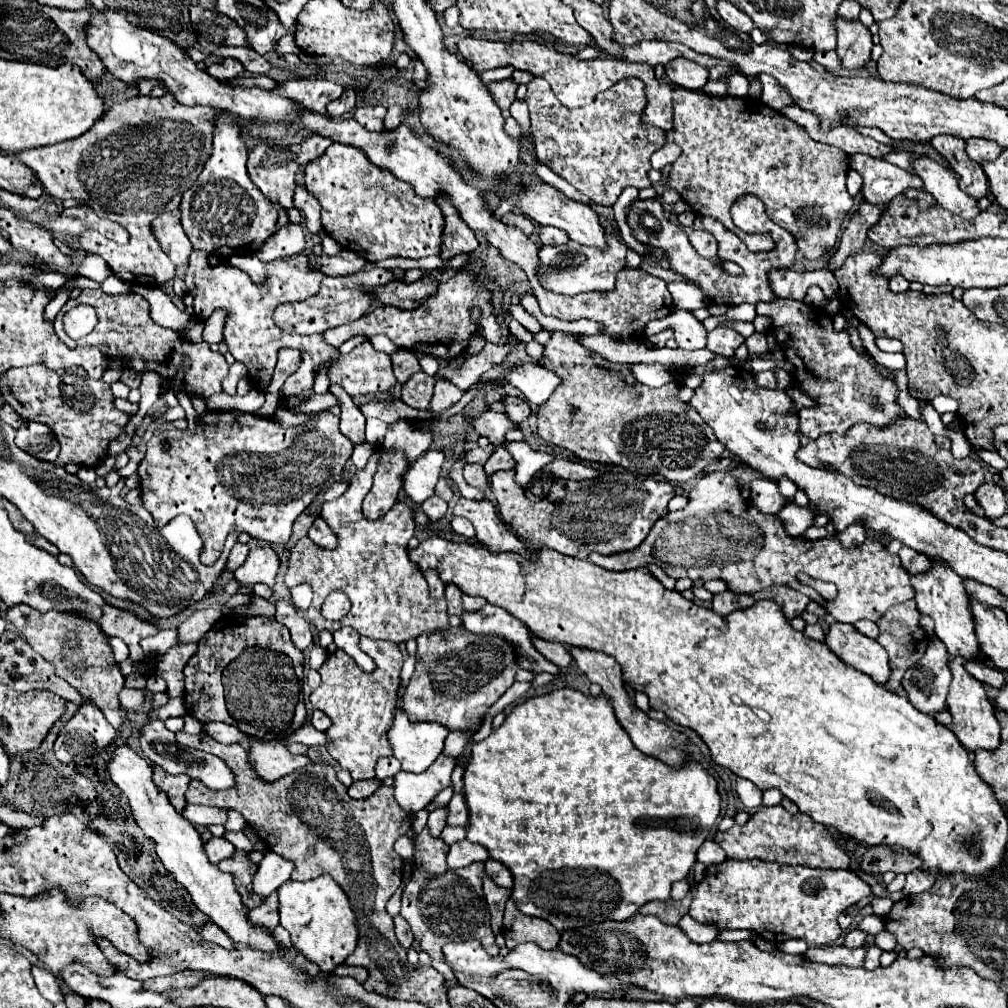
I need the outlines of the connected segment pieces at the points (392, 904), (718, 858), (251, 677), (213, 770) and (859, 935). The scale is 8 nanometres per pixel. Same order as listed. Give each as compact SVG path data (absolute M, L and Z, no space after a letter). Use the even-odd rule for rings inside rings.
M403 878L403 882L401 882L401 890L399 892L395 892L391 898L389 898L389 902L387 902L387 912L391 914L391 916L395 916L395 914L399 914L399 908L401 908L401 894L403 894L403 888L405 888L407 882L405 878Z
M705 840L703 846L699 848L699 856L697 860L703 862L705 866L711 866L711 864L721 864L725 860L725 852L719 848L719 844L711 842L711 840Z
M229 614L223 616L199 640L197 654L185 666L185 708L199 722L225 722L257 740L283 740L293 728L295 706L301 698L304 655L293 646L289 630L275 618Z
M145 720L141 730L139 730L139 742L141 742L141 750L145 754L147 760L155 762L157 766L161 766L163 770L167 770L169 774L189 774L191 778L201 780L203 784L207 784L211 790L227 790L235 784L235 776L231 774L231 770L217 758L211 756L207 752L197 752L197 750L187 750L187 748L179 748L175 734L169 732L165 728L165 724L161 720Z
M851 930L851 932L847 932L845 934L845 944L843 946L847 946L847 948L861 948L865 942L867 942L867 932L863 932L863 930Z

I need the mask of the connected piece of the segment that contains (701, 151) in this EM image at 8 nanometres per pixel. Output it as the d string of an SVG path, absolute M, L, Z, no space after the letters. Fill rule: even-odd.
M673 90L675 124L667 140L679 144L683 154L671 166L663 188L673 188L695 214L709 214L733 230L749 250L771 250L775 244L767 234L747 234L731 220L731 204L745 196L757 196L767 216L797 238L807 260L829 254L839 238L843 218L853 210L845 174L849 156L829 144L809 138L803 126L753 98L715 98L701 90Z

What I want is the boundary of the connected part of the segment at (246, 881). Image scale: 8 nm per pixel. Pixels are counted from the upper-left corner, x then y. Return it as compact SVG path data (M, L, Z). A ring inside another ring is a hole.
M235 850L233 856L223 860L223 862L219 862L219 870L233 874L235 886L237 886L237 892L241 894L241 898L243 898L243 904L247 908L255 908L265 900L265 898L259 898L259 894L255 894L255 890L251 886L251 880L255 876L257 864L253 864L249 860L249 854L245 850Z

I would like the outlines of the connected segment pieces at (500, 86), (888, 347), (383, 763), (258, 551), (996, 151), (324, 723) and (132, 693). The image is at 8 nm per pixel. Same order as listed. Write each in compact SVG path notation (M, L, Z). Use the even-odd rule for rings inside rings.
M511 78L499 80L499 82L491 82L487 88L489 88L495 104L497 104L501 110L509 110L509 106L515 102L517 84L515 84Z
M875 338L875 344L877 344L879 350L885 350L885 352L901 352L901 342L899 342L899 340Z
M387 756L387 758L381 758L379 760L379 764L377 764L377 768L375 768L375 776L379 778L379 780L385 780L385 778L389 778L389 776L395 776L397 772L399 772L399 762L393 758L393 756Z
M257 546L249 550L249 556L243 566L239 566L233 576L241 586L253 586L257 582L265 582L267 586L275 584L275 576L279 570L279 556L271 546Z
M969 138L965 150L967 150L967 156L973 158L975 162L995 160L995 158L1001 154L1001 148L999 148L997 142L983 140L983 138Z
M315 710L313 712L313 716L311 716L311 726L313 728L317 728L317 730L327 730L329 726L331 726L331 720L329 720L329 716L327 714L323 714L323 712L319 712L319 710Z
M123 688L121 694L119 694L119 700L121 700L121 706L125 710L135 710L137 706L143 704L145 696L141 690L131 690L131 688Z

